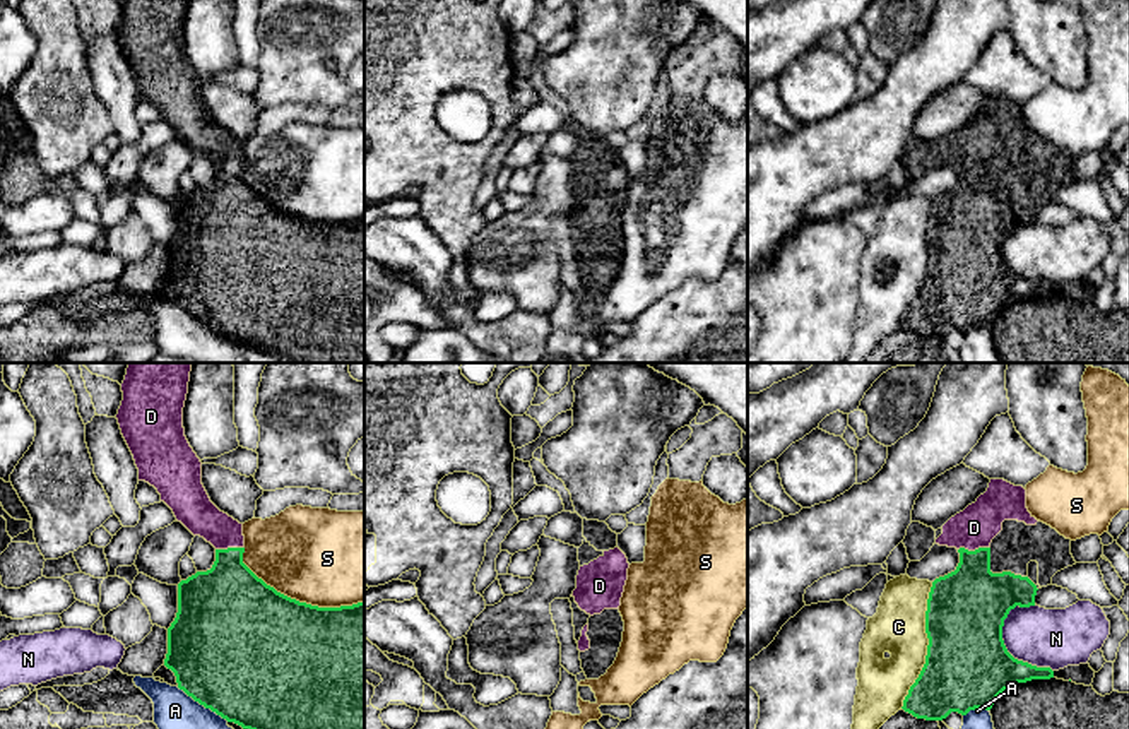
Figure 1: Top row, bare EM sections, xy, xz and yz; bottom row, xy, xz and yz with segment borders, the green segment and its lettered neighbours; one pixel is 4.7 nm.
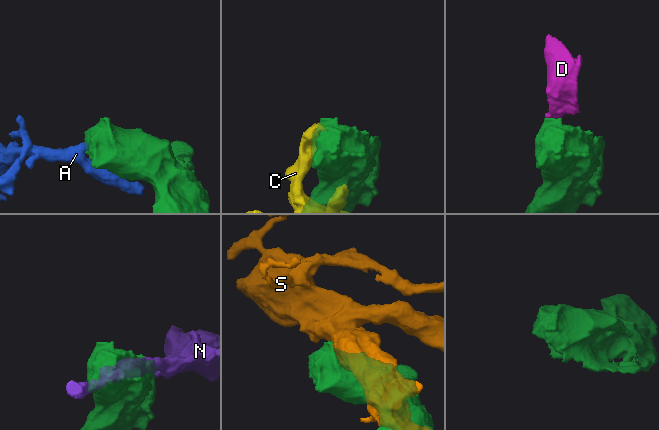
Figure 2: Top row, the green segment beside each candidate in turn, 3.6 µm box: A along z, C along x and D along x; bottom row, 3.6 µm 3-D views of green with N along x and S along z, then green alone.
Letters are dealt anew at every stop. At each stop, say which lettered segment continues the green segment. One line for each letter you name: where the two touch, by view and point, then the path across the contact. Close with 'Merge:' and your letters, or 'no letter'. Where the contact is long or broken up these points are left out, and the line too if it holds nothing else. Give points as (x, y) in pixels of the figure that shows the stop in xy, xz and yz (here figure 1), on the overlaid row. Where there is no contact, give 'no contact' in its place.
D: yz (975, 550)
Merge: D

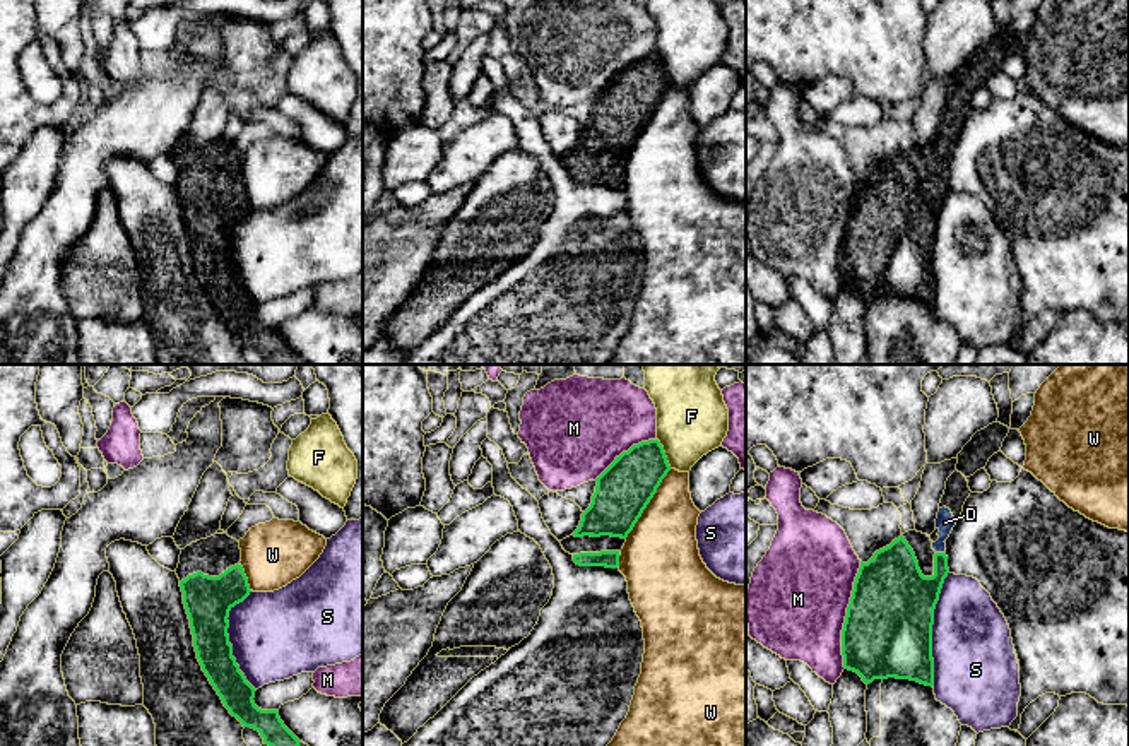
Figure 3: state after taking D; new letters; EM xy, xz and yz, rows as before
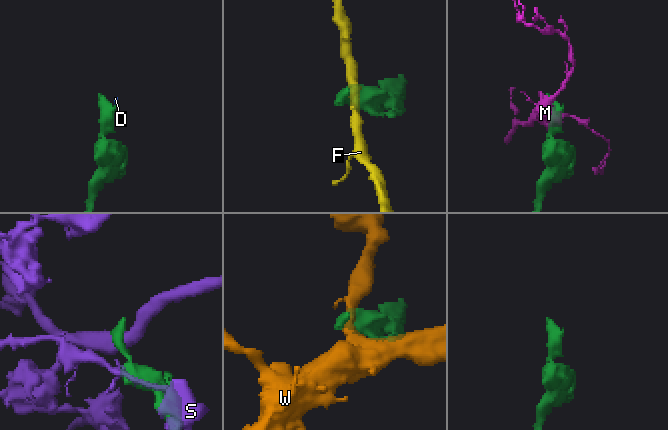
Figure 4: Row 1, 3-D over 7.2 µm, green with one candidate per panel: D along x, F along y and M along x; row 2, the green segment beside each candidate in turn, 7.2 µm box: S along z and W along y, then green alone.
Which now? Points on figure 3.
D: yz (939, 553) | across yz (893, 579), (931, 580), (939, 553), (945, 522)
Merge: D

